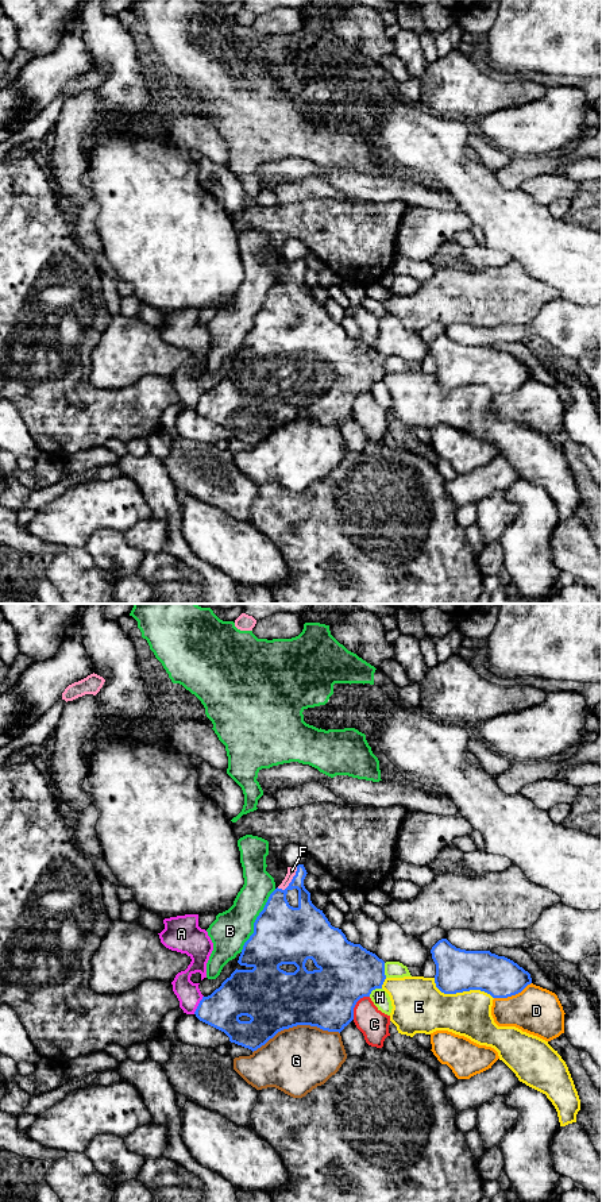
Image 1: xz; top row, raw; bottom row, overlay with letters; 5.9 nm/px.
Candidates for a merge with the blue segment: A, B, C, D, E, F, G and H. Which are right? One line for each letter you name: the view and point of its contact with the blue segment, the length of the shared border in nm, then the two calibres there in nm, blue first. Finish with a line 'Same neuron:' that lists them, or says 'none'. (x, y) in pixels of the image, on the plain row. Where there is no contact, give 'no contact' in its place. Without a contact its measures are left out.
F: xz (292, 276) | 180 nm | 220/50 nm
Same neuron: F

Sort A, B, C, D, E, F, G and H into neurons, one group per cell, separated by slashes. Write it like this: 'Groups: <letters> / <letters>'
Groups: A / B / C / D / E / F / G / H

